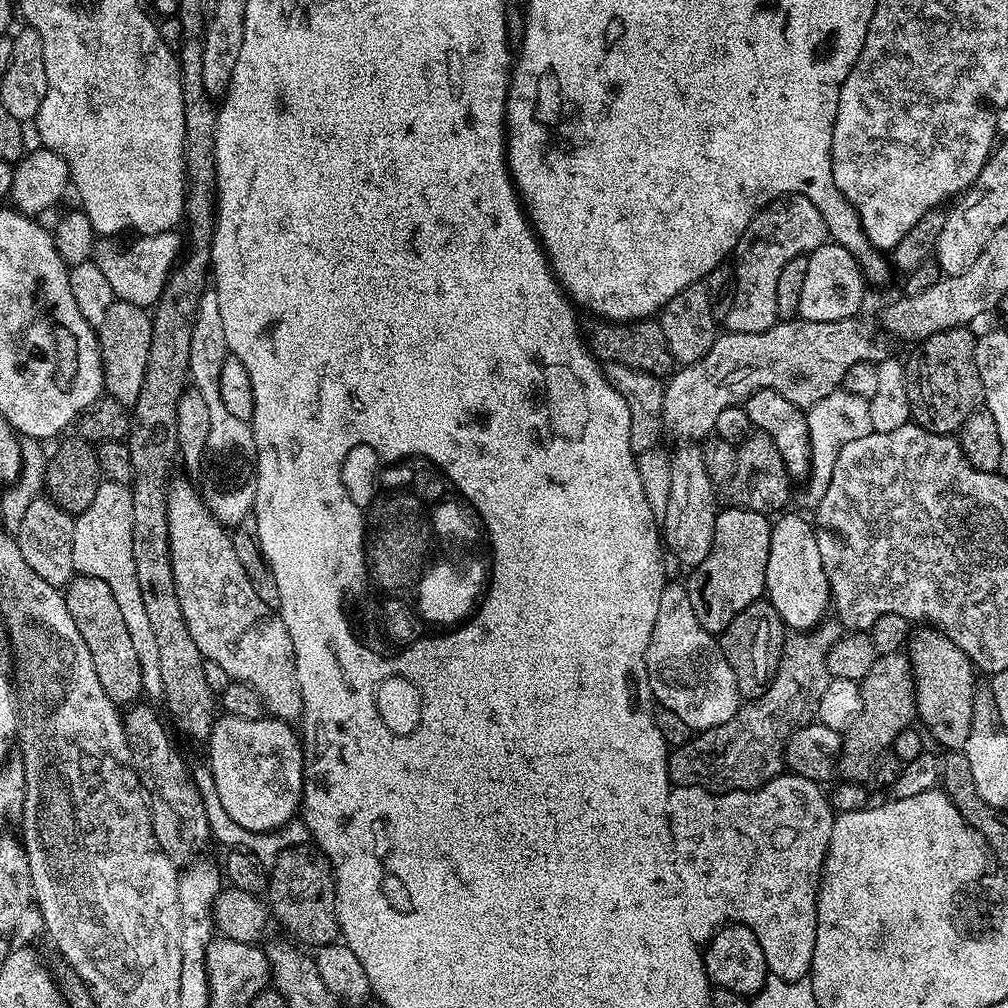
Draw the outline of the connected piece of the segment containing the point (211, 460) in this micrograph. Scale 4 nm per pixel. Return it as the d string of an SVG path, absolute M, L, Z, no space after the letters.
M209 290L202 294L202 302L198 302L194 332L190 334L188 376L191 387L202 394L206 407L210 410L210 435L206 441L202 469L204 505L219 524L235 526L242 518L252 514L256 506L256 443L251 423L230 414L230 410L226 410L226 402L222 402L222 366L229 359L226 334L222 331L222 313L218 311L218 294Z

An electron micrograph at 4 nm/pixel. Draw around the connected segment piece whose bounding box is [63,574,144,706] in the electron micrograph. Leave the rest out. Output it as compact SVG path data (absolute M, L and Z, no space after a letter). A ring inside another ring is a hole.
M76 574L68 581L63 593L70 618L74 618L74 626L78 626L78 634L82 634L86 650L90 650L90 658L96 667L98 682L102 682L102 690L106 690L106 698L117 706L137 703L144 692L142 666L138 666L138 654L126 630L126 622L122 622L122 613L118 611L118 602L114 602L110 586L106 586L102 578Z

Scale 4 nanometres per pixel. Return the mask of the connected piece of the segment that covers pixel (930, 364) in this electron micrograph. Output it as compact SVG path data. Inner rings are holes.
M958 327L952 329L943 329L934 334L932 337L926 337L925 340L919 341L915 345L916 348L916 365L911 365L910 375L908 378L908 401L912 403L912 414L915 423L920 427L928 429L929 432L937 432L943 436L959 433L962 422L966 422L966 418L970 418L970 414L981 411L984 403L984 387L982 386L982 378L978 374L978 366L976 365L976 342L978 339L977 333L972 333L971 327Z

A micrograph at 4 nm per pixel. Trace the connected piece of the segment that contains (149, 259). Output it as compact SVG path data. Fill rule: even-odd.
M169 230L153 236L136 236L129 248L119 248L112 238L97 239L94 263L106 274L110 290L117 300L134 302L134 306L151 309L160 300L162 290L182 255L182 236L179 231Z

